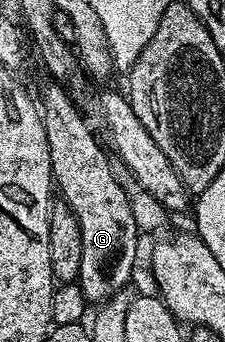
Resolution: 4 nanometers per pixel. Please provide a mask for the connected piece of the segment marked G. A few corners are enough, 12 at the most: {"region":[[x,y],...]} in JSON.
{"region":[[58,83],[40,114],[57,194],[80,227],[76,282],[101,305],[140,232],[107,148]]}

